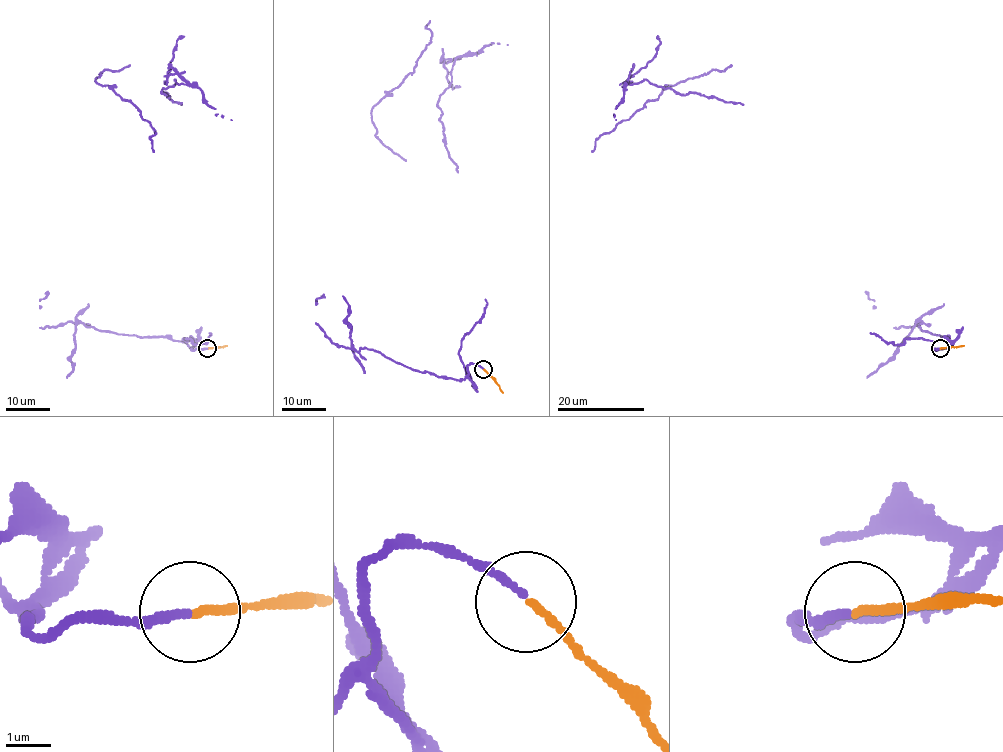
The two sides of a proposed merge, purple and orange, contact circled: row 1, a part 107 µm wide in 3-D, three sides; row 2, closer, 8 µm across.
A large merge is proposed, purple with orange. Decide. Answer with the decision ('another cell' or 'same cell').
another cell

